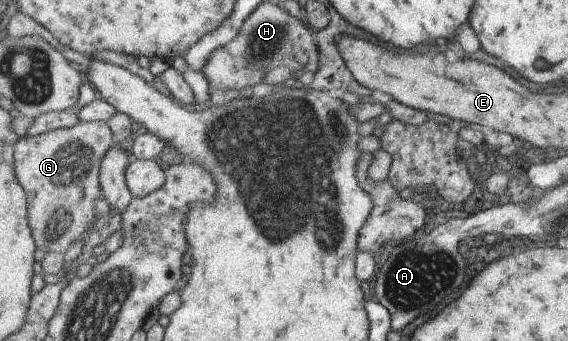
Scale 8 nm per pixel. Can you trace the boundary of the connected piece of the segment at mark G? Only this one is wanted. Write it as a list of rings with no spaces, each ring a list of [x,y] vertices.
[[[117,112],[107,122],[86,122],[82,121],[78,126],[72,128],[61,128],[60,130],[53,130],[48,134],[41,134],[40,136],[23,136],[20,140],[20,146],[16,146],[16,170],[20,170],[20,184],[24,186],[24,190],[28,190],[28,208],[32,208],[30,212],[30,226],[35,237],[37,247],[45,252],[60,252],[64,253],[66,250],[72,250],[72,246],[76,246],[76,242],[80,242],[80,238],[84,238],[88,226],[92,226],[92,222],[96,222],[96,206],[94,201],[101,196],[102,186],[100,184],[100,164],[102,164],[104,154],[108,154],[108,150],[120,143],[130,133],[129,117]]]

